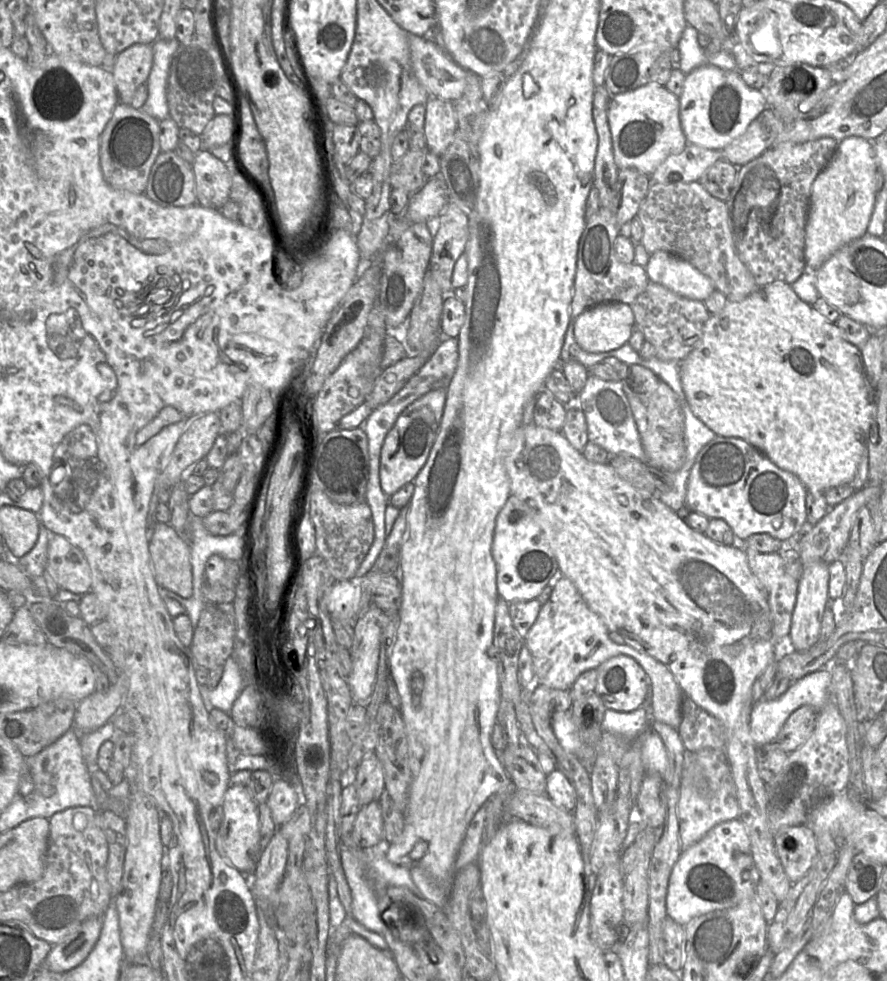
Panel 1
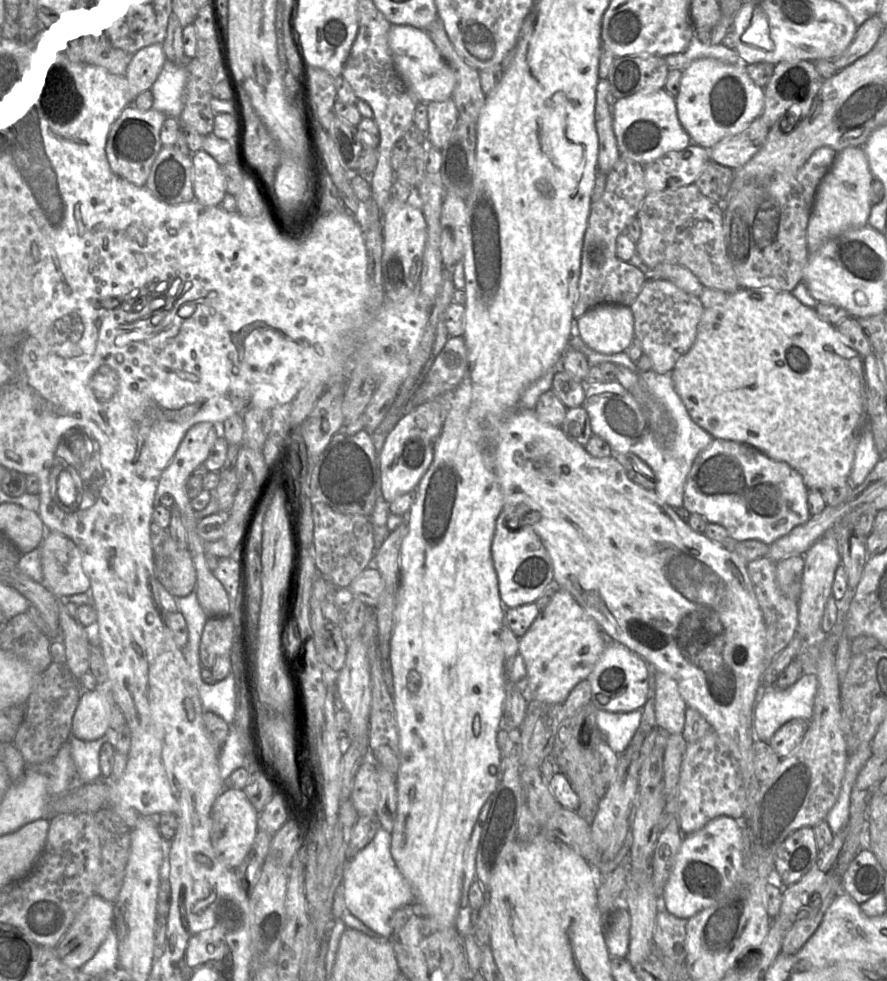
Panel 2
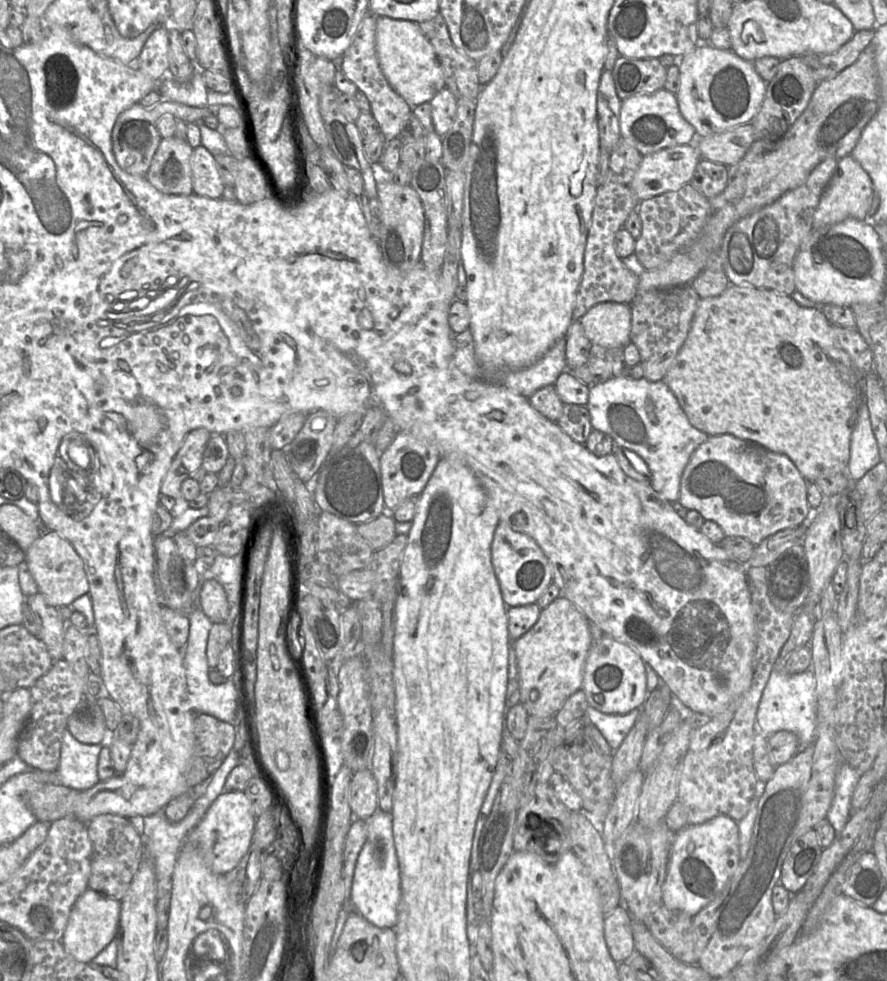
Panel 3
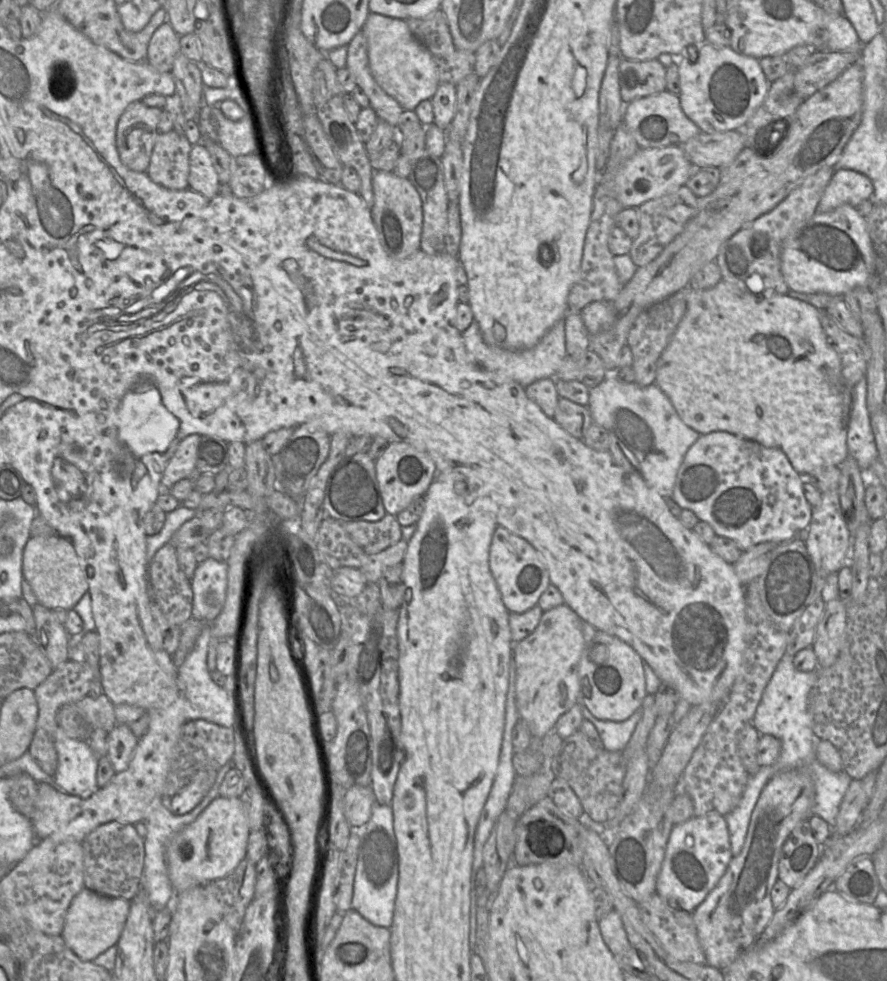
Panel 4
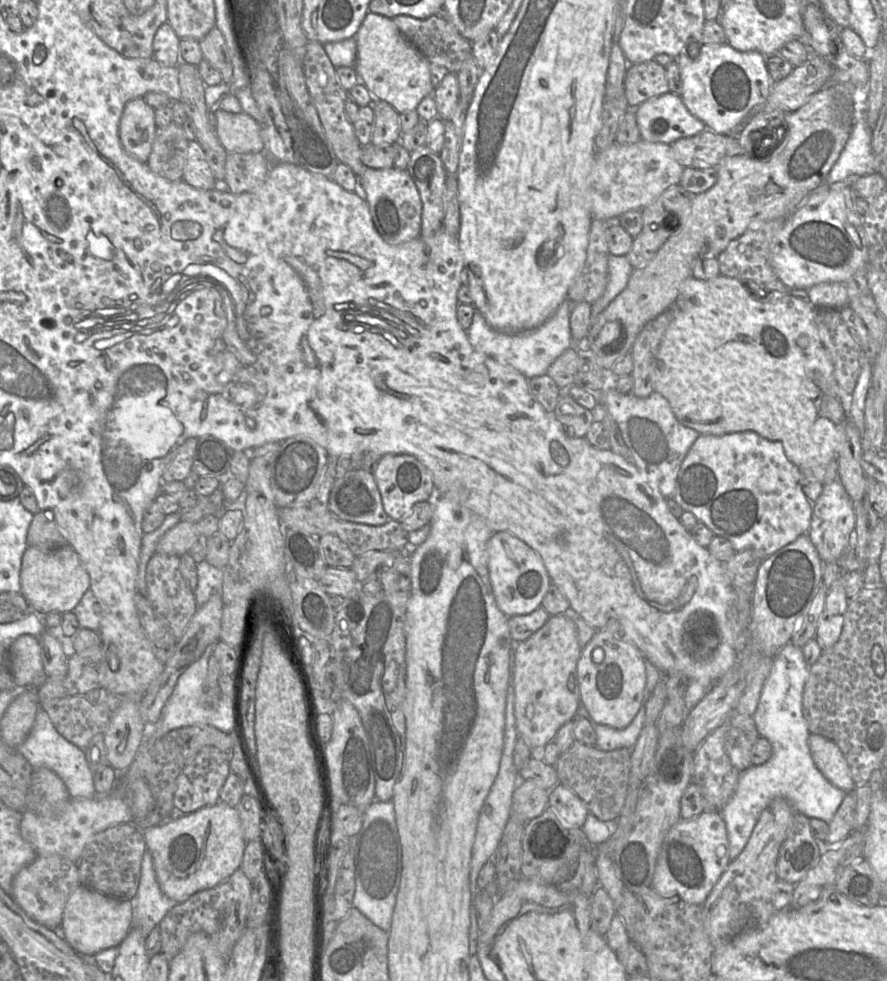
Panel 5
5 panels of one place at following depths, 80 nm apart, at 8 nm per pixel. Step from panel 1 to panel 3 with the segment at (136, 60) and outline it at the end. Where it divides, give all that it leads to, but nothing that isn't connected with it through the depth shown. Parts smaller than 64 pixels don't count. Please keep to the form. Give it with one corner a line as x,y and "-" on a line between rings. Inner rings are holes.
161,26
146,40
134,65
153,80
162,80
169,72
168,51
169,30

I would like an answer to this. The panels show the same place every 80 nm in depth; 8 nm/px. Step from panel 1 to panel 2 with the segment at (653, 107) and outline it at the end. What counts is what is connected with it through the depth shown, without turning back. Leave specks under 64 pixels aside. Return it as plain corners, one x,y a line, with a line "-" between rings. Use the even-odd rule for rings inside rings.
665,88
640,92
616,100
614,132
620,156
648,165
670,151
680,151
692,141
679,121
676,97

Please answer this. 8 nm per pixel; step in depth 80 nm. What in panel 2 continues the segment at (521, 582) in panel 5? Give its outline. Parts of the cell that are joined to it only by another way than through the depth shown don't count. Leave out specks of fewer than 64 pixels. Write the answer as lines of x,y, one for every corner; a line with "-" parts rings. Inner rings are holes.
503,510
496,519
491,555
500,599
505,608
535,603
554,579
552,560
539,536
530,526
523,526
517,530
508,529

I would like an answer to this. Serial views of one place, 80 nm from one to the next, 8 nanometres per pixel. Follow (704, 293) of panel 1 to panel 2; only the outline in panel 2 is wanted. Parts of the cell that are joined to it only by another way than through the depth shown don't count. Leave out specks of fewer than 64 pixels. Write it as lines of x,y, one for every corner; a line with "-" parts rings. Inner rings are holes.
659,264
648,270
646,278
649,278
650,280
668,280
685,292
698,297
702,294
705,288
692,271
684,266
676,264

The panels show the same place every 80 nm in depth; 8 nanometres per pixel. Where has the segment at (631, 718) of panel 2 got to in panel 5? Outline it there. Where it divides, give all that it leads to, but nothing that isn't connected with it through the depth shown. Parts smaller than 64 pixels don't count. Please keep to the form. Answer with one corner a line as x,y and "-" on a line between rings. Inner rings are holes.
642,704
633,721
624,729
616,729
597,723
584,706
579,706
578,715
587,718
594,728
597,740
595,746
603,751
620,748
632,749
645,726
645,704

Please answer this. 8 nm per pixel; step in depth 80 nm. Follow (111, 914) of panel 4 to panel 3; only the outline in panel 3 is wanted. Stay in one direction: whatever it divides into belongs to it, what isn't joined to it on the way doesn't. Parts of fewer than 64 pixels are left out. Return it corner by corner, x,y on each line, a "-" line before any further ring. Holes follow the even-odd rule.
86,889
74,903
62,937
62,944
68,954
77,961
90,963
112,940
115,939
121,904
120,901

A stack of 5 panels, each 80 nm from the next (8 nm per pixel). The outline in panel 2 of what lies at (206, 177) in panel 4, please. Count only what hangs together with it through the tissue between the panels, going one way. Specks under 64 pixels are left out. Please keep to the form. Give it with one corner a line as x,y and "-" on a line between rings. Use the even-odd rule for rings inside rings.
203,149
191,156
195,200
206,206
219,206
227,194
222,165

